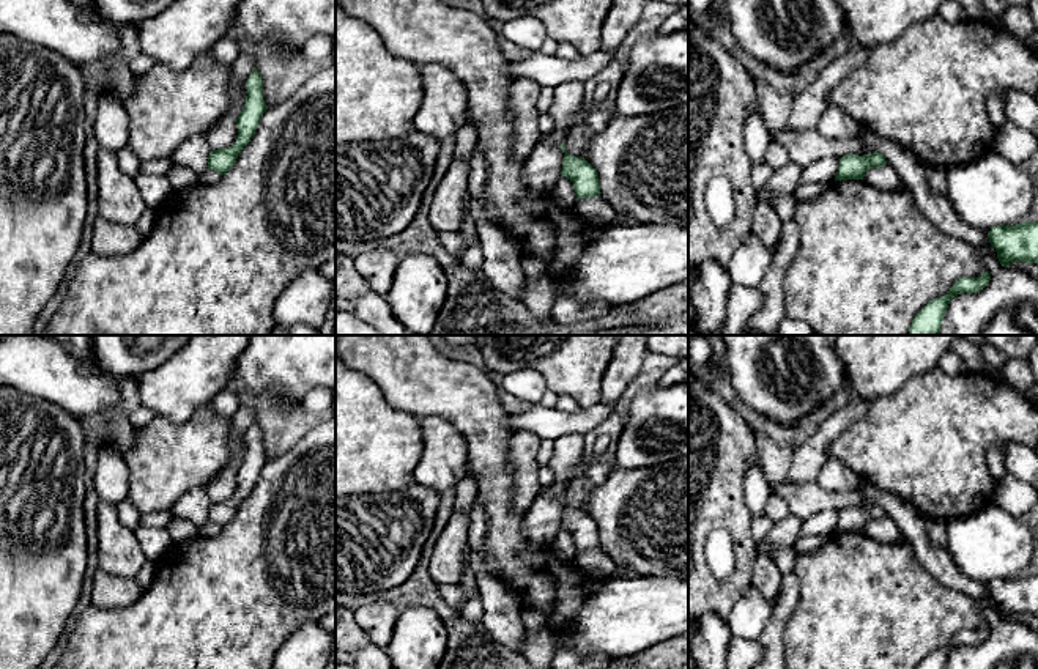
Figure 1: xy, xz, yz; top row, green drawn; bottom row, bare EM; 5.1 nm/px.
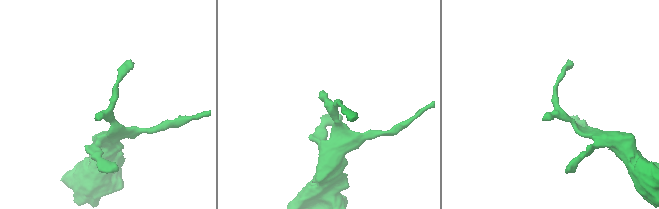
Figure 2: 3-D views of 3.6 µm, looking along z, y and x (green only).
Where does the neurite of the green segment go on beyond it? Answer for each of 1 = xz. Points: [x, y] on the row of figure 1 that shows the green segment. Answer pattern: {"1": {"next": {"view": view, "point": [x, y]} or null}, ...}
{"1": {"next": null}}

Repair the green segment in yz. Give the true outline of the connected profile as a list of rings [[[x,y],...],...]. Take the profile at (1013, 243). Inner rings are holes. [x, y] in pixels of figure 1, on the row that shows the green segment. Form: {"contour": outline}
{"contour": [[[1038,222],[997,225],[988,231],[988,238],[1003,268],[1013,261],[1038,264]]]}

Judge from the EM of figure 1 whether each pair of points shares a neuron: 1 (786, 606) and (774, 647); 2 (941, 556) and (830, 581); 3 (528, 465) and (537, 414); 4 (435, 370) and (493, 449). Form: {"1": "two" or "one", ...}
{"1": "one", "2": "two", "3": "two", "4": "one"}

